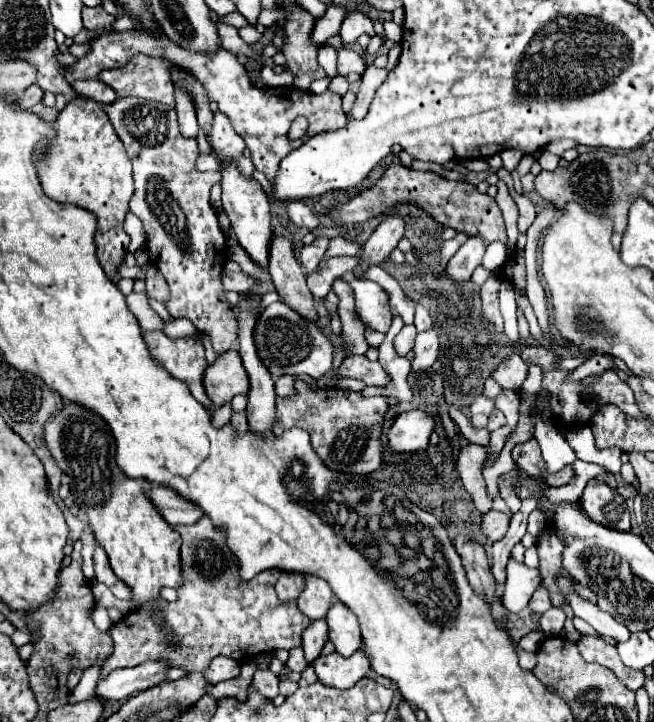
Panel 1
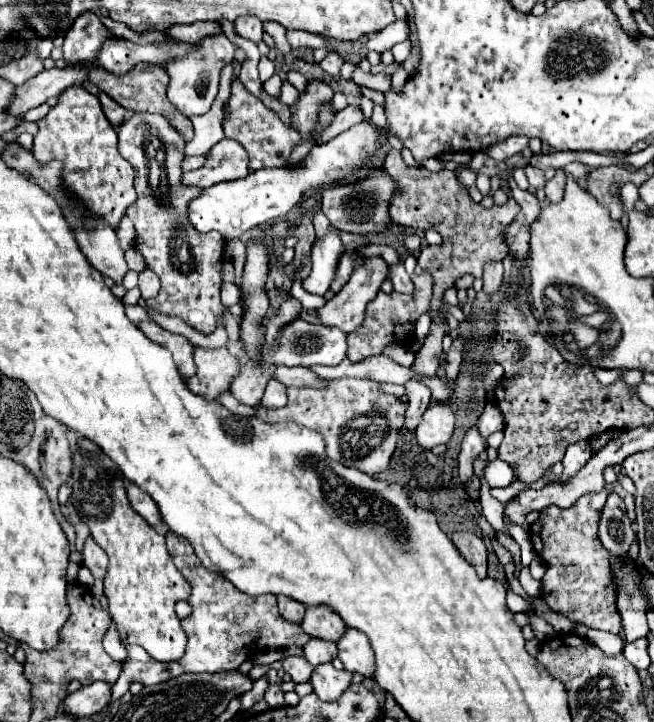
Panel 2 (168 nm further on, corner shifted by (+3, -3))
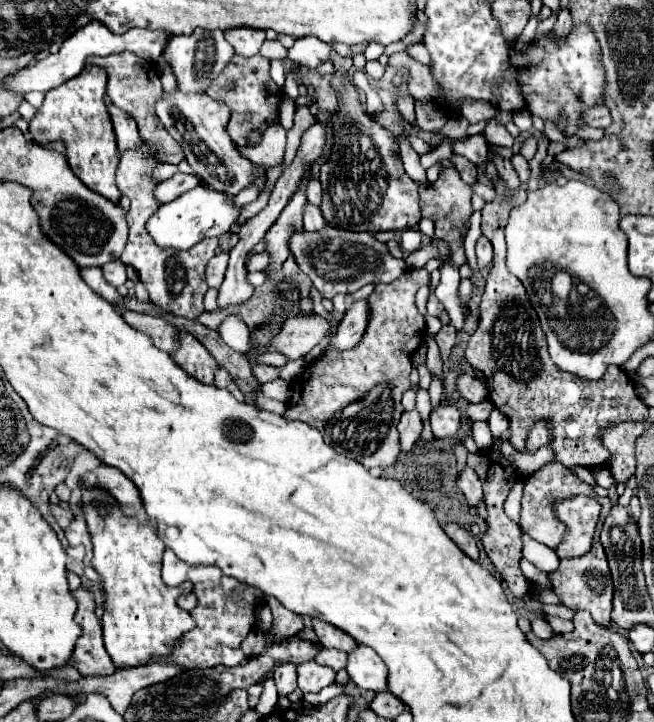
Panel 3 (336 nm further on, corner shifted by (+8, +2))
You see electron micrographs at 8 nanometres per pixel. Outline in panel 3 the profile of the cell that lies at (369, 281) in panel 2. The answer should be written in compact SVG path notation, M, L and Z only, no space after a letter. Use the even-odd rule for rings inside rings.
M309 314L301 318L287 318L281 324L279 334L271 340L271 348L289 360L307 356L313 346L317 346L329 330L329 322L319 314Z

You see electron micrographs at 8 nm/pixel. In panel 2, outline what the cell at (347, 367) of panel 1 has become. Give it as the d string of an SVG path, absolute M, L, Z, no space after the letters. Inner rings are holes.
M278 367L274 373L276 379L280 379L284 385L294 385L294 387L328 387L328 379L318 377L314 371L306 367Z

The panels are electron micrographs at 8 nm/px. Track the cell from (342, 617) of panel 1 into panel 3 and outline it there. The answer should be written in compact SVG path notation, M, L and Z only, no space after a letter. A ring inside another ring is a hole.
M359 644L347 662L349 678L363 690L383 692L387 690L387 666L385 662L367 646Z

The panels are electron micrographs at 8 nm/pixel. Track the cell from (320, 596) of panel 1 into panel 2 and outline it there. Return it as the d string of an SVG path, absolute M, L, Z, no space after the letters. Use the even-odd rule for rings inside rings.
M306 607L300 627L312 637L336 643L344 633L346 625L340 615L330 611L330 607Z

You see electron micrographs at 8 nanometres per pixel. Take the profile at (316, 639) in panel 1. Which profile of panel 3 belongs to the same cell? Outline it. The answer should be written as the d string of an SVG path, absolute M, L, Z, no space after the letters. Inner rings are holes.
M321 648L321 652L317 654L315 662L317 662L317 664L323 664L323 666L331 666L335 672L339 672L341 668L347 666L347 654L341 652L341 650Z

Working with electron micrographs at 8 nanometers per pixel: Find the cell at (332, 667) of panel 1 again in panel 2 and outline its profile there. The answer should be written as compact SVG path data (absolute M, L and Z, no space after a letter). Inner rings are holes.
M322 663L320 667L314 667L314 673L312 673L310 681L312 681L314 693L320 699L336 701L350 687L352 673L346 671L346 669L338 671L338 669L334 669L332 663Z

